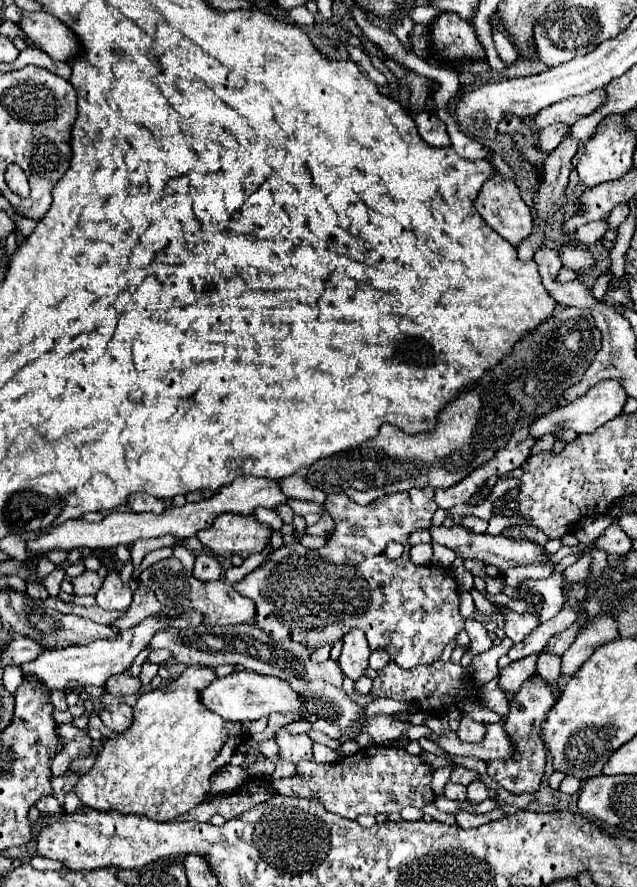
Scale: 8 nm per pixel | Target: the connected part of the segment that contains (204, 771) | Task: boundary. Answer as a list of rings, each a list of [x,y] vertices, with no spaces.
[[[187,667],[185,673],[179,675],[179,679],[171,683],[163,683],[157,689],[145,691],[137,705],[133,707],[133,725],[127,729],[127,733],[117,733],[105,741],[101,753],[97,755],[97,761],[93,769],[89,769],[75,785],[75,793],[85,807],[93,807],[99,811],[123,811],[123,813],[139,813],[147,815],[155,821],[171,821],[199,803],[207,801],[211,795],[209,791],[209,779],[211,775],[225,767],[233,753],[237,751],[241,743],[241,735],[245,741],[245,733],[241,733],[241,723],[225,721],[223,717],[217,717],[215,713],[207,711],[203,703],[197,699],[197,691],[209,685],[215,679],[215,671],[207,667]]]

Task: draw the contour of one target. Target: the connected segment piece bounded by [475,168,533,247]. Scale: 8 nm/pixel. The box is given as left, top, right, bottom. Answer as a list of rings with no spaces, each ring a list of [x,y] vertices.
[[[496,168],[495,177],[491,177],[485,187],[479,193],[479,199],[475,201],[477,211],[481,213],[481,217],[485,219],[485,223],[495,229],[503,239],[507,239],[511,245],[519,247],[521,241],[525,241],[531,233],[533,233],[533,217],[531,217],[531,209],[523,203],[521,195],[519,195],[519,187],[515,185],[513,179],[505,179]]]

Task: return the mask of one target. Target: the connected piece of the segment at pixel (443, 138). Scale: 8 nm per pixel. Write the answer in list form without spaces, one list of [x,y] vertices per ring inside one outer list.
[[[421,111],[421,113],[415,115],[415,123],[417,123],[421,139],[427,145],[431,145],[431,147],[451,147],[451,139],[447,135],[447,127],[435,113]]]

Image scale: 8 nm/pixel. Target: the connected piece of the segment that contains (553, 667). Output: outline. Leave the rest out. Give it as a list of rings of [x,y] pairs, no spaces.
[[[545,647],[543,653],[539,655],[539,661],[537,661],[537,673],[549,683],[557,681],[561,677],[561,657],[547,651],[547,647]]]

